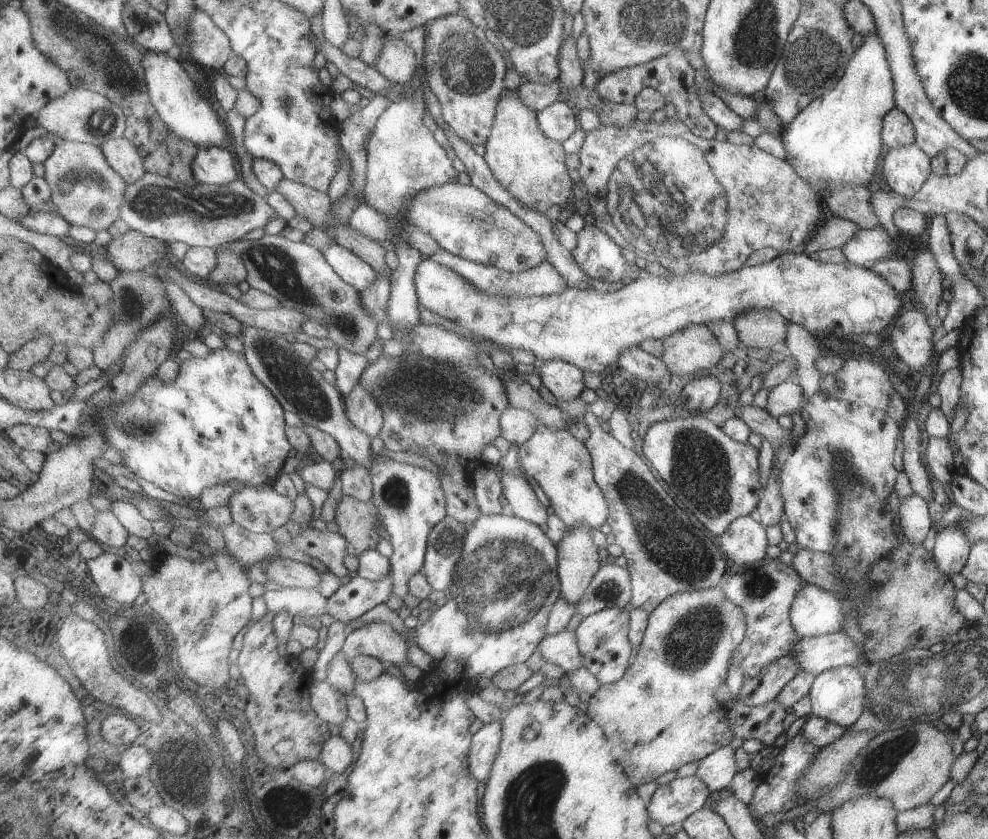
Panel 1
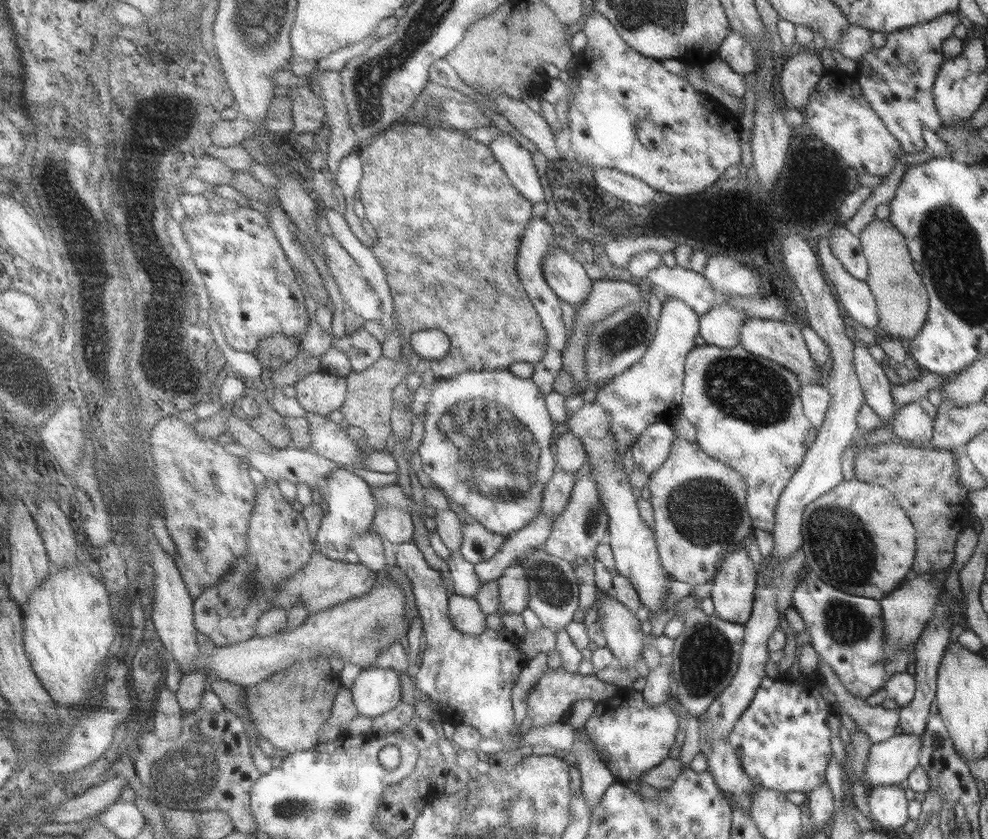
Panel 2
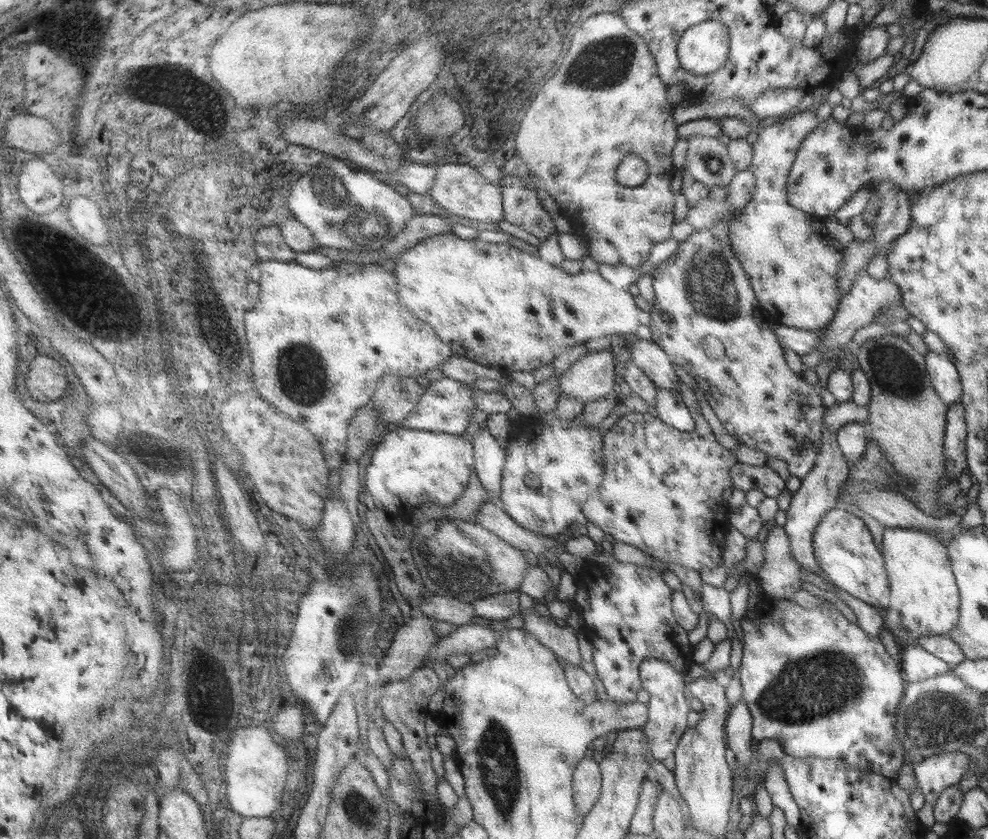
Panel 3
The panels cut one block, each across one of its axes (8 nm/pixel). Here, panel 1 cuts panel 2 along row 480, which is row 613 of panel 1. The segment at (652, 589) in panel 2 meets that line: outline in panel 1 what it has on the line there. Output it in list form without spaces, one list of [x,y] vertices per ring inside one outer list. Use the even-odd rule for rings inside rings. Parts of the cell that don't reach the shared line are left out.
[[[604,609],[584,618],[581,626],[575,632],[579,640],[580,652],[583,654],[583,664],[601,685],[612,684],[623,677],[627,668],[627,658],[631,656],[631,644],[627,640],[629,616],[622,609]]]

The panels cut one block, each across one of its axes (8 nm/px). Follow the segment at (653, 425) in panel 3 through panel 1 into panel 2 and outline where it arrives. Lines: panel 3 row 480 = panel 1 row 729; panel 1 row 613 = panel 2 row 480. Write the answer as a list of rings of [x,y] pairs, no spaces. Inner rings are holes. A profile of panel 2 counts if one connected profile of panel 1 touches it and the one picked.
[[[680,412],[675,414],[677,416],[671,416],[667,420],[673,429],[673,442],[668,458],[649,476],[644,495],[652,505],[654,513],[652,534],[661,568],[672,580],[687,582],[694,587],[696,584],[713,580],[723,554],[746,544],[751,538],[753,527],[746,510],[746,486],[740,475],[721,462],[707,457],[694,442],[681,438],[673,425]]]

